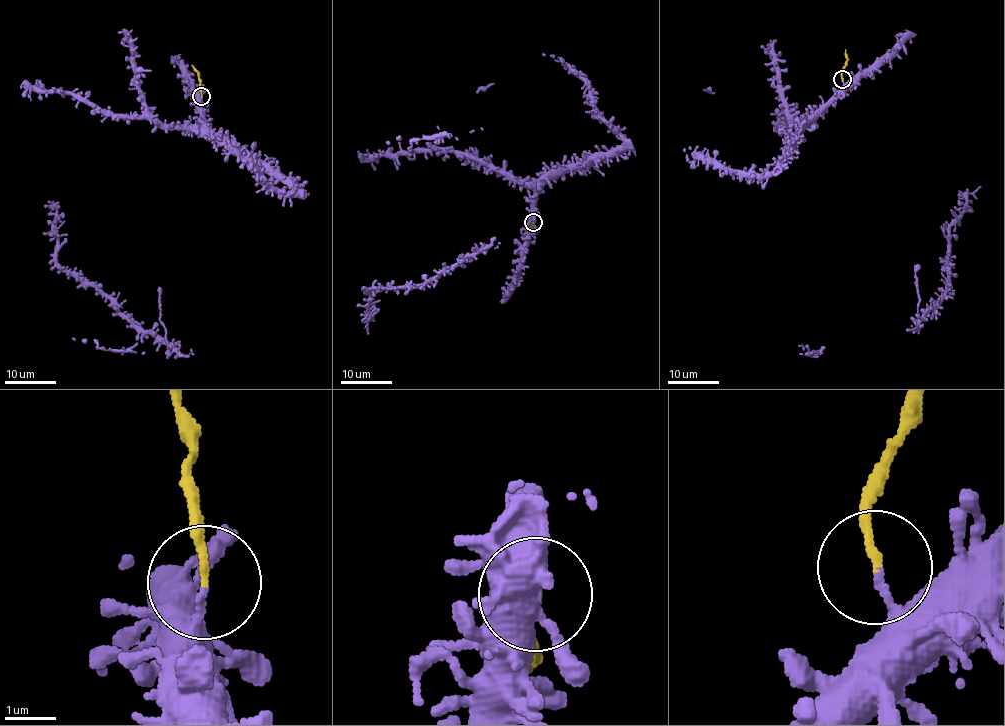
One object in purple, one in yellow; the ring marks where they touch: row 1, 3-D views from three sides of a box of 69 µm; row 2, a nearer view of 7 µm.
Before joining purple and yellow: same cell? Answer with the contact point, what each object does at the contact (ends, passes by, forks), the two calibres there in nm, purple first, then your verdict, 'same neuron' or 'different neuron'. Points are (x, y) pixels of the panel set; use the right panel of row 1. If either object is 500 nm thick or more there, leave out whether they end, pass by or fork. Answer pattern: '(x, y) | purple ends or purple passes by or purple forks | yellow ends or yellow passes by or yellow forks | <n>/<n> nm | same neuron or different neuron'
(842, 79) | purple ends | yellow ends | 130/160 nm | different neuron

